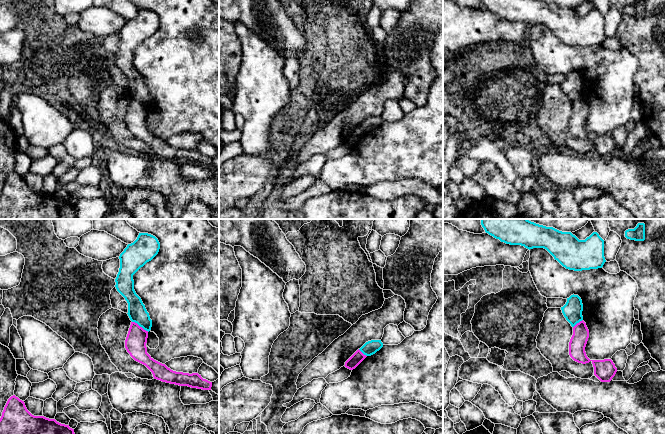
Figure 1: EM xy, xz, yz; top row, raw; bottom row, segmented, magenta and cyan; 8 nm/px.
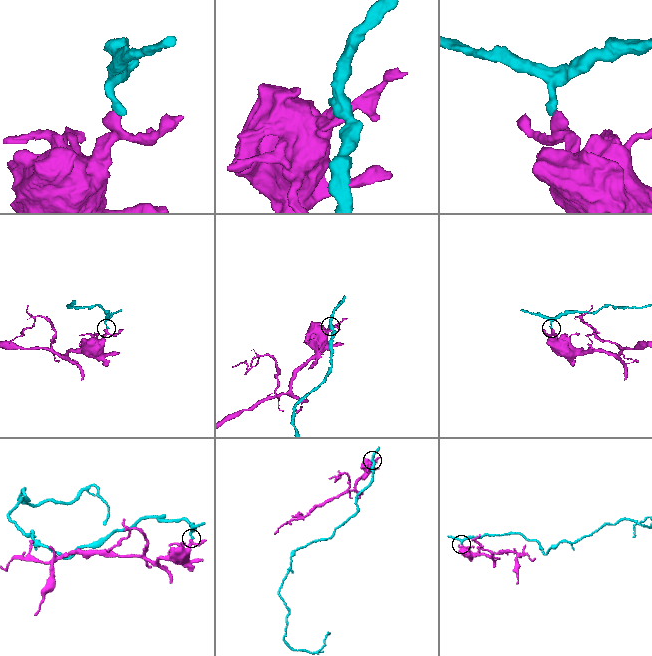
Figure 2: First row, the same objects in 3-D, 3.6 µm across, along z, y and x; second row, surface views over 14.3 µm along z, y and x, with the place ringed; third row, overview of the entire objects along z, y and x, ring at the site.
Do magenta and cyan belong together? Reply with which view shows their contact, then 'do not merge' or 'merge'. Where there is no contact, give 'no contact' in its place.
meets magenta in xy; do not merge

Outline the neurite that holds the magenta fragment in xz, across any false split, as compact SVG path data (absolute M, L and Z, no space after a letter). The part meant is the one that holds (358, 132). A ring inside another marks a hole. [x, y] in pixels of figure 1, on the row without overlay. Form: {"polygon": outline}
{"polygon": "M359 125L345 138L345 143L353 146L355 145L367 132Z"}

